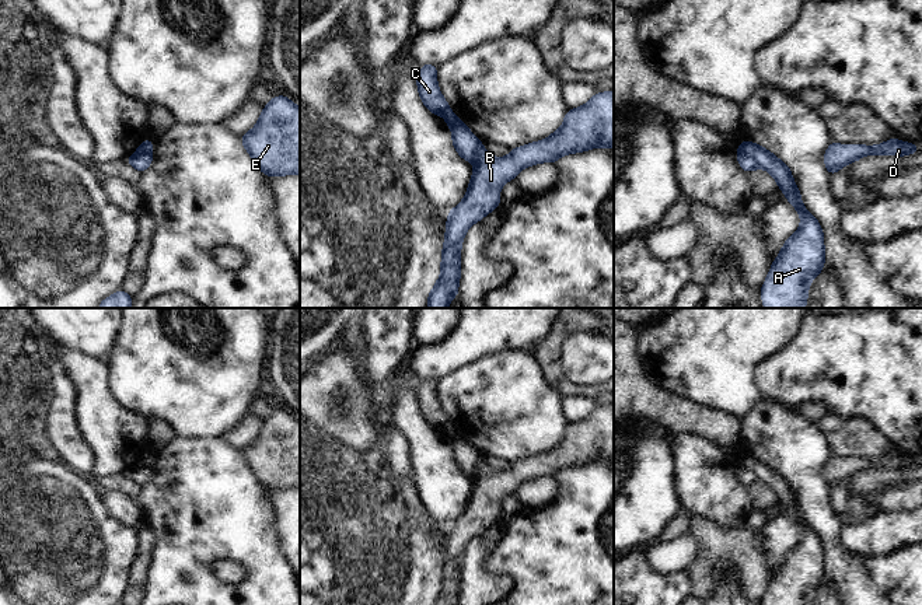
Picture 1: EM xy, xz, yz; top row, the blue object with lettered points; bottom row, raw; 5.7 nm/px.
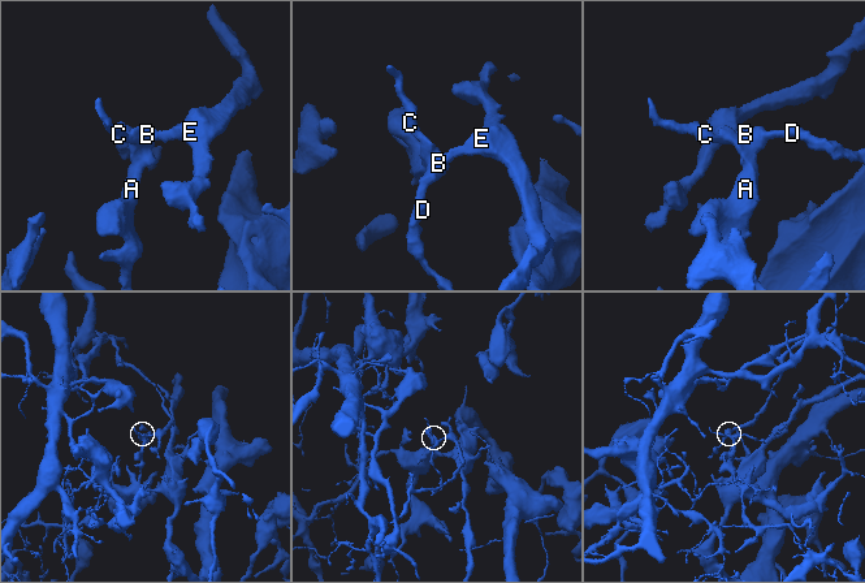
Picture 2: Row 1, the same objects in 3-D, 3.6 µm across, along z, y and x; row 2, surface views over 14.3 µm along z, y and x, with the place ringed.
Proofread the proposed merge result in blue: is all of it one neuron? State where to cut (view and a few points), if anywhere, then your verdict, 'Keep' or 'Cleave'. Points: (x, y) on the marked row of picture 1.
Split along yz (739, 149), (758, 165). Cleave.

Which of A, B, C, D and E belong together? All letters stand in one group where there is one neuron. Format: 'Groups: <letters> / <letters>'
Groups: A / B C D E.

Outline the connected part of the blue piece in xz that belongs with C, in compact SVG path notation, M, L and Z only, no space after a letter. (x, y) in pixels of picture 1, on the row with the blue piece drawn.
M423 64L419 69L420 74L416 78L416 84L419 88L419 97L422 98L425 106L437 118L443 115L450 127L460 126L462 122L448 108L447 101L443 98L437 87L437 66Z

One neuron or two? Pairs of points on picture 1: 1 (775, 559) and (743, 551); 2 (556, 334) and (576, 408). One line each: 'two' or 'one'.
1: two
2: two

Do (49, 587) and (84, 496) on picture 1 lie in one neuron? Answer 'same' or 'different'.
same

